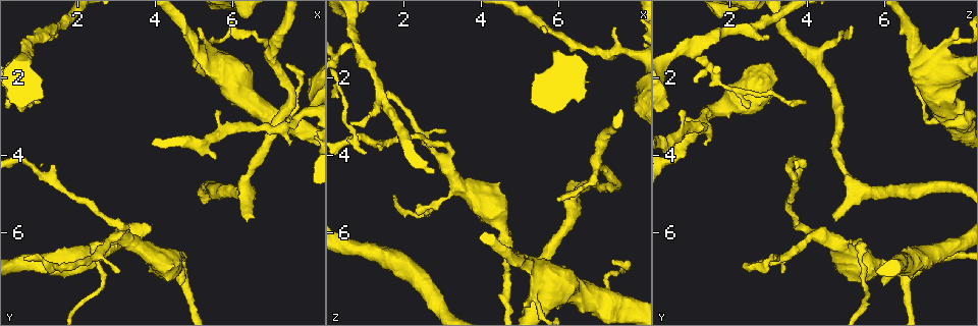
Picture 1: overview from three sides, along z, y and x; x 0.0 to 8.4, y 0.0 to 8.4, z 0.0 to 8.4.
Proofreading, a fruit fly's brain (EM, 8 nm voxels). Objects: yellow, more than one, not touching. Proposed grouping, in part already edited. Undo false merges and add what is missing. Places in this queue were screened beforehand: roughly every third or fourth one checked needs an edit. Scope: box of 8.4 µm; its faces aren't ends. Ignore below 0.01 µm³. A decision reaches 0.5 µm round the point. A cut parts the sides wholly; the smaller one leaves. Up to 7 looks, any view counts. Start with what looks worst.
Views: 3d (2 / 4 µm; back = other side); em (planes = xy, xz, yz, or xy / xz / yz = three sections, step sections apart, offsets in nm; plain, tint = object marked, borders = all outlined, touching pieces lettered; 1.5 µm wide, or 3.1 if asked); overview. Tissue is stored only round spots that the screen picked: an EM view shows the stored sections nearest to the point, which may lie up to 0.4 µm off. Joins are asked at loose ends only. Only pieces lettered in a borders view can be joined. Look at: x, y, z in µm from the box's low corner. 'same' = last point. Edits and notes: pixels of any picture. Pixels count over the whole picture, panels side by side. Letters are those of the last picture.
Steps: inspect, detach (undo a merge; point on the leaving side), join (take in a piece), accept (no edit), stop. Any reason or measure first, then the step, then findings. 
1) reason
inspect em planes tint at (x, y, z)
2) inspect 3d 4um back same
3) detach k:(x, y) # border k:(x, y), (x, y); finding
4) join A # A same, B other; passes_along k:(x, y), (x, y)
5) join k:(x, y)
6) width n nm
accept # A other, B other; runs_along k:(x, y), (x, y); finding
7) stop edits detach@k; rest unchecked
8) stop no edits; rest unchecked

an open end
inspect 3d 2um at (6.50, 5.55, 4.75)

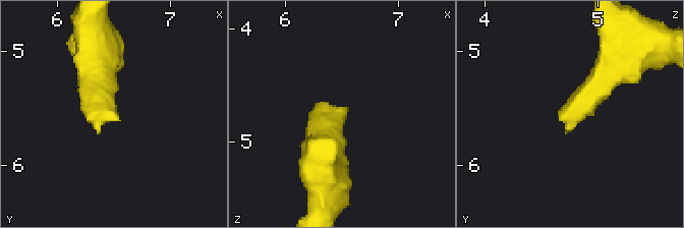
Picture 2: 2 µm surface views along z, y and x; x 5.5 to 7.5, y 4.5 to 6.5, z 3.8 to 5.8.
now the EM
inspect em planes borders at (6.54, 5.60, 4.68)

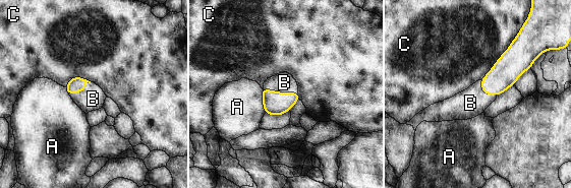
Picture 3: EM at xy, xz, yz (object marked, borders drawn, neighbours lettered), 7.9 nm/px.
longest_contact C 480 nm
join 3:(284, 82) # A other, B same, C other; it goes on there

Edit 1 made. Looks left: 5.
free end
inspect 3d 4um at (5.70, 2.85, 0.85)

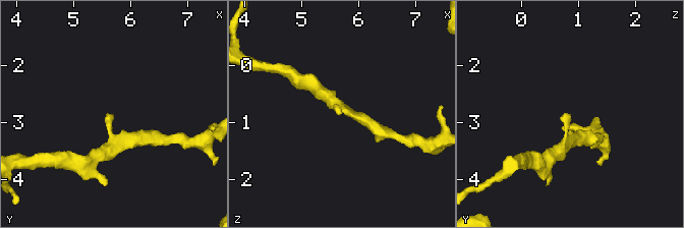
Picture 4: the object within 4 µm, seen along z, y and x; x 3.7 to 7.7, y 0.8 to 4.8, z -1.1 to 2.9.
arm_widths 200, 220 nm; need the tissue
inspect em planes borders at (5.65, 2.85, 0.85)

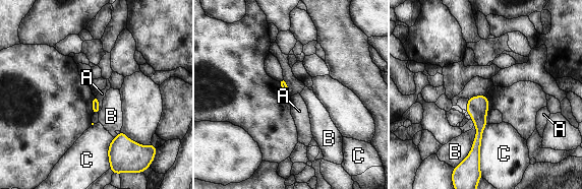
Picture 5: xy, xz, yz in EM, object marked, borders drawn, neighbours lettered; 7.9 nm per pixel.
accept # A other, B other, C other; border 5:(96, 96), (100, 110); no lettered piece goes on from it

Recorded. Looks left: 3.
calibre changes
inspect 3d 4um at (4.70, 7.10, 6.60)

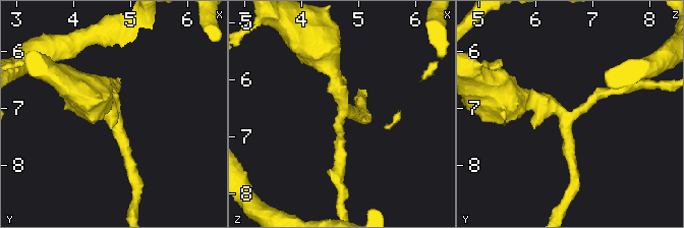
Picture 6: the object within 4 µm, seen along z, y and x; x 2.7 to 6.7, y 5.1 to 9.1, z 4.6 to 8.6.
arms 3; arm_widths 180, 200, 280 nm; shape alone is not enough
inspect em planes borders at (4.75, 7.15, 6.50)

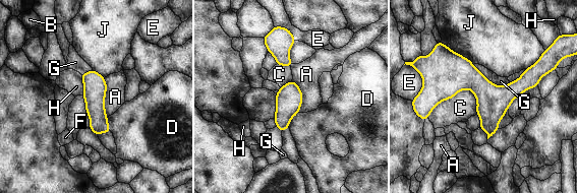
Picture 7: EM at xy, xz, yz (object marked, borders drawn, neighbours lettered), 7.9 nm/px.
accept # A other, B other, C other, D other, E other, F other, G other, H other, J other; all the same cell

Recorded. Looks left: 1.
stop edits join@3; rest unchecked

